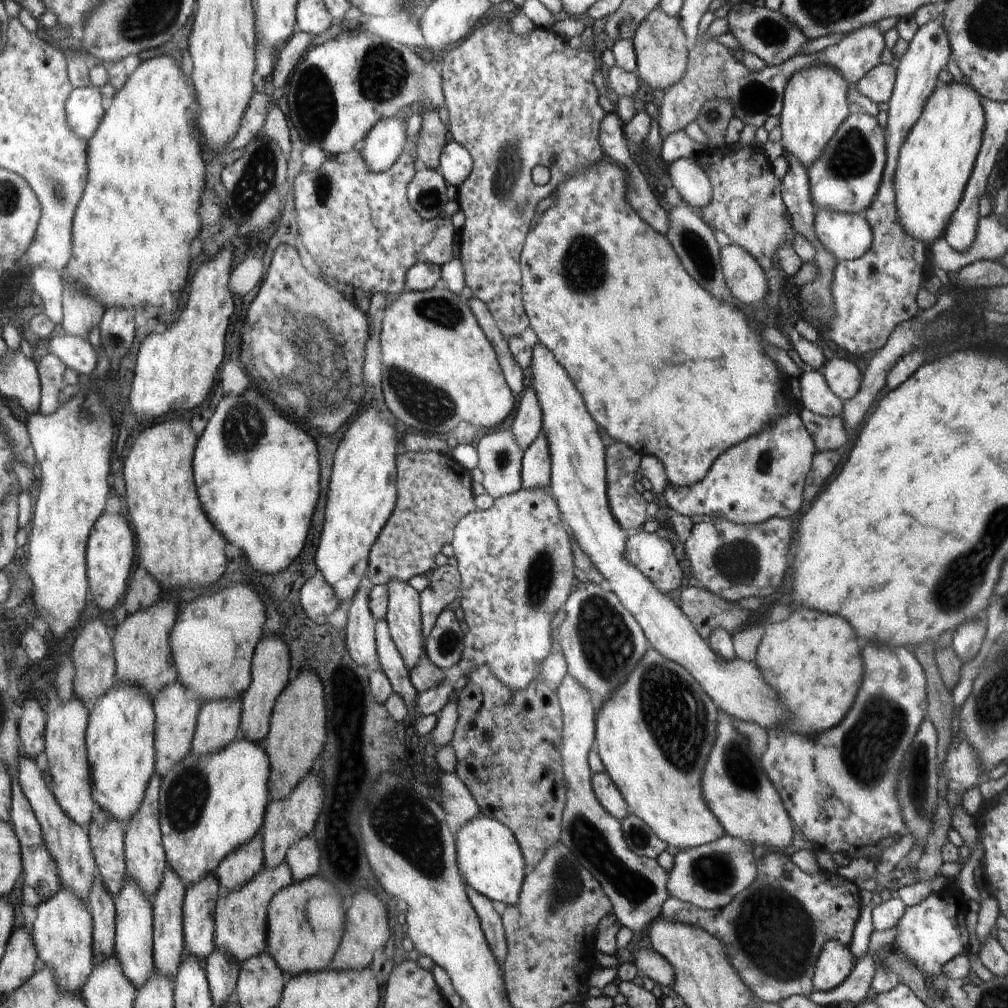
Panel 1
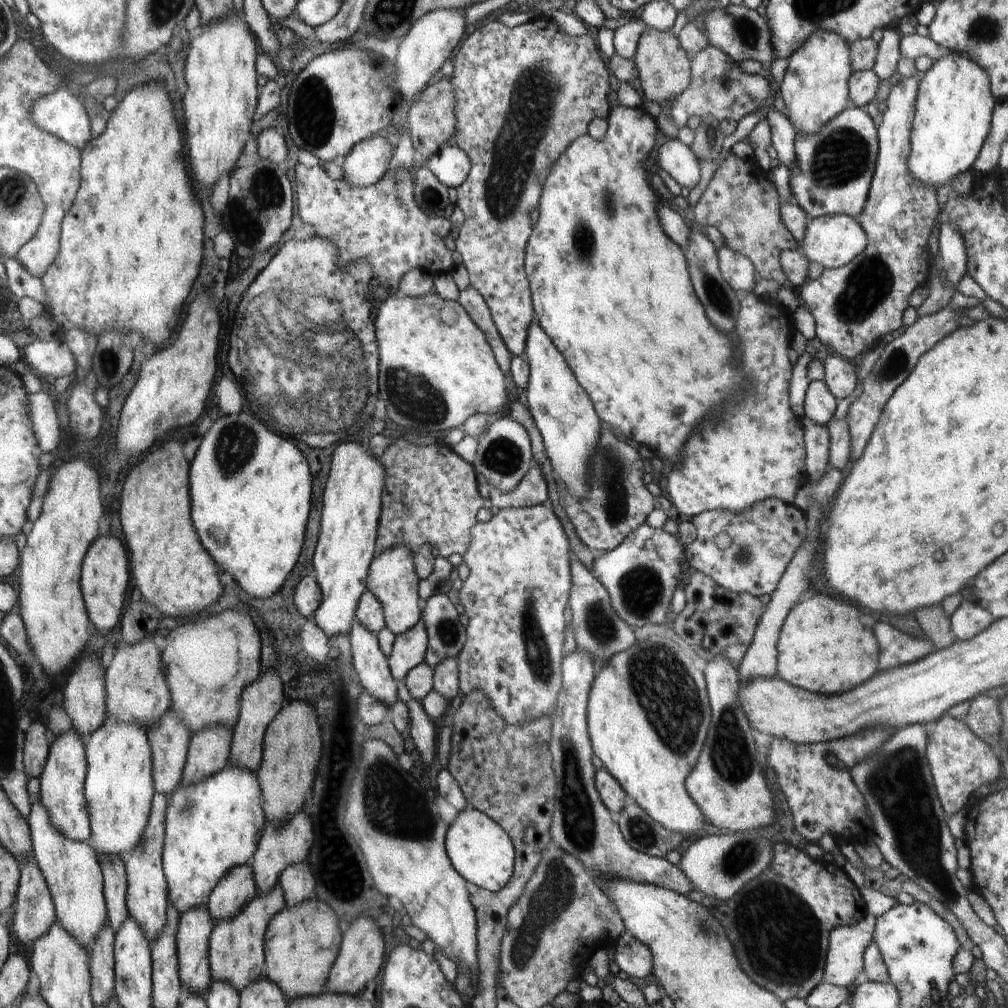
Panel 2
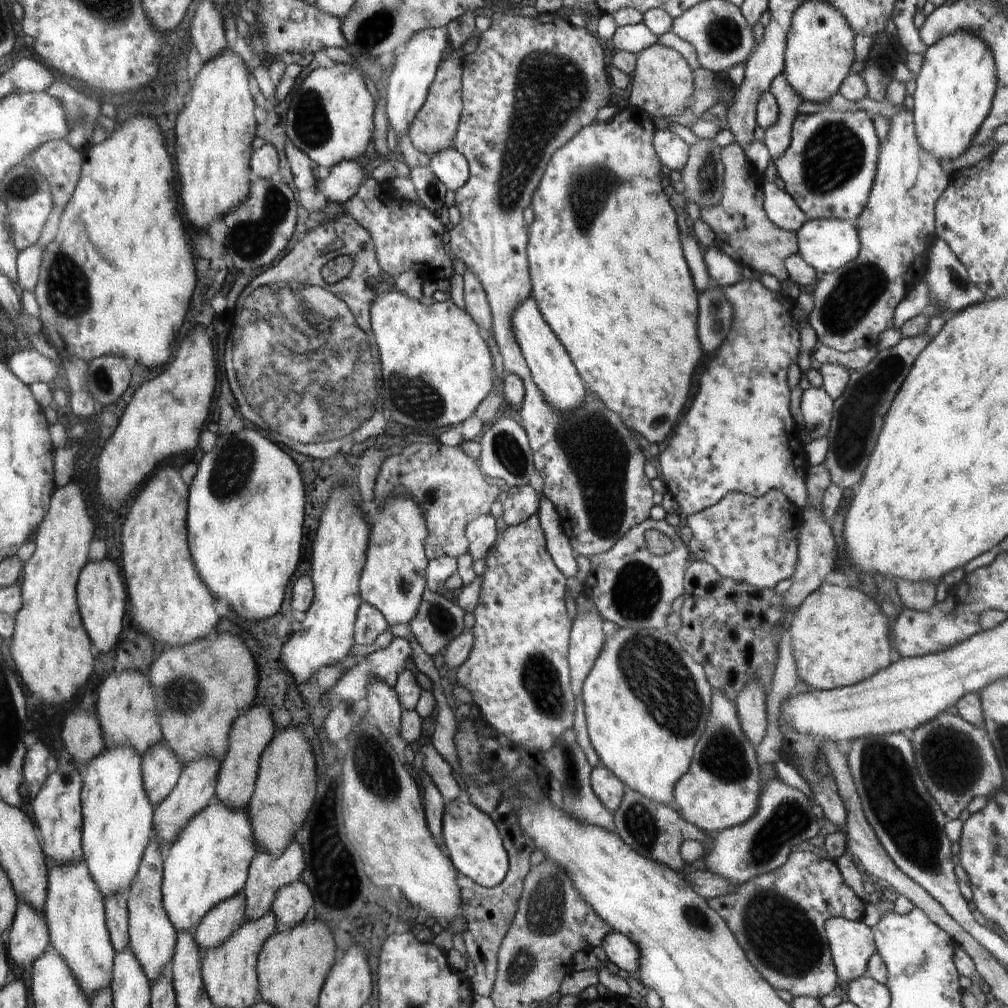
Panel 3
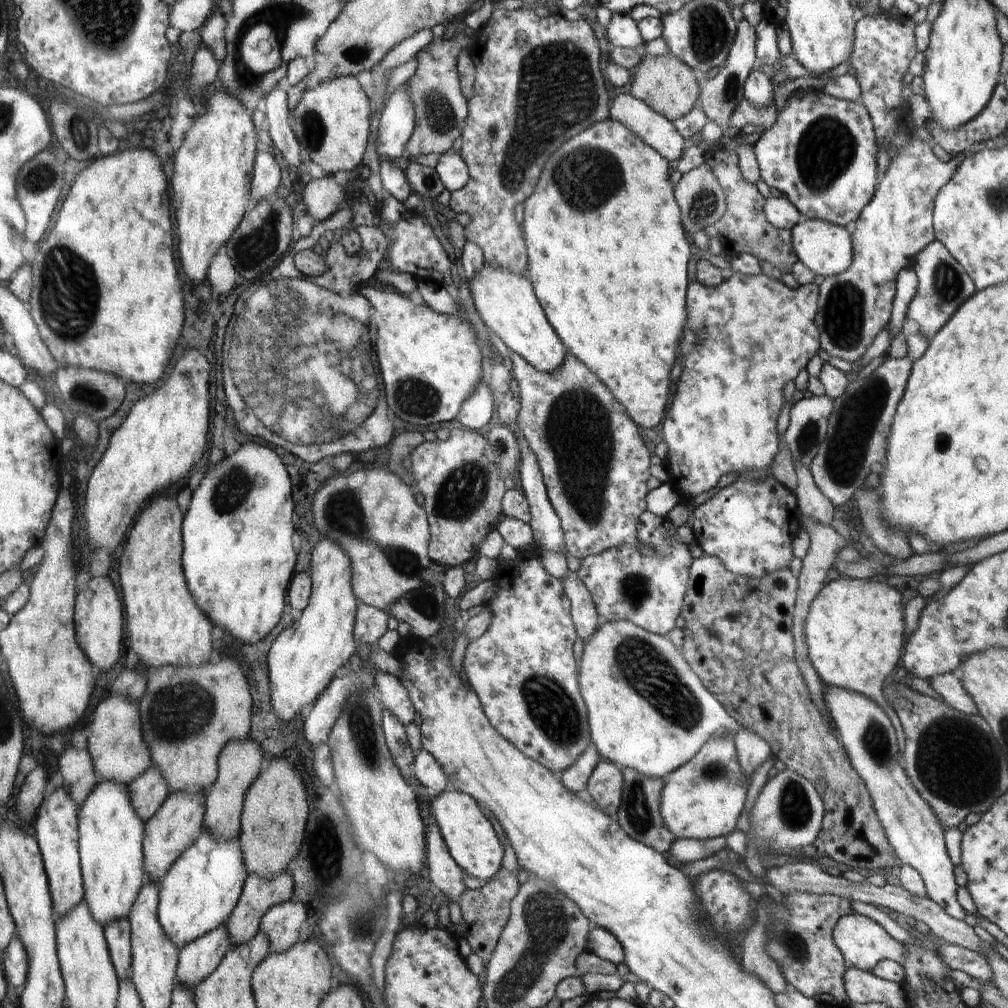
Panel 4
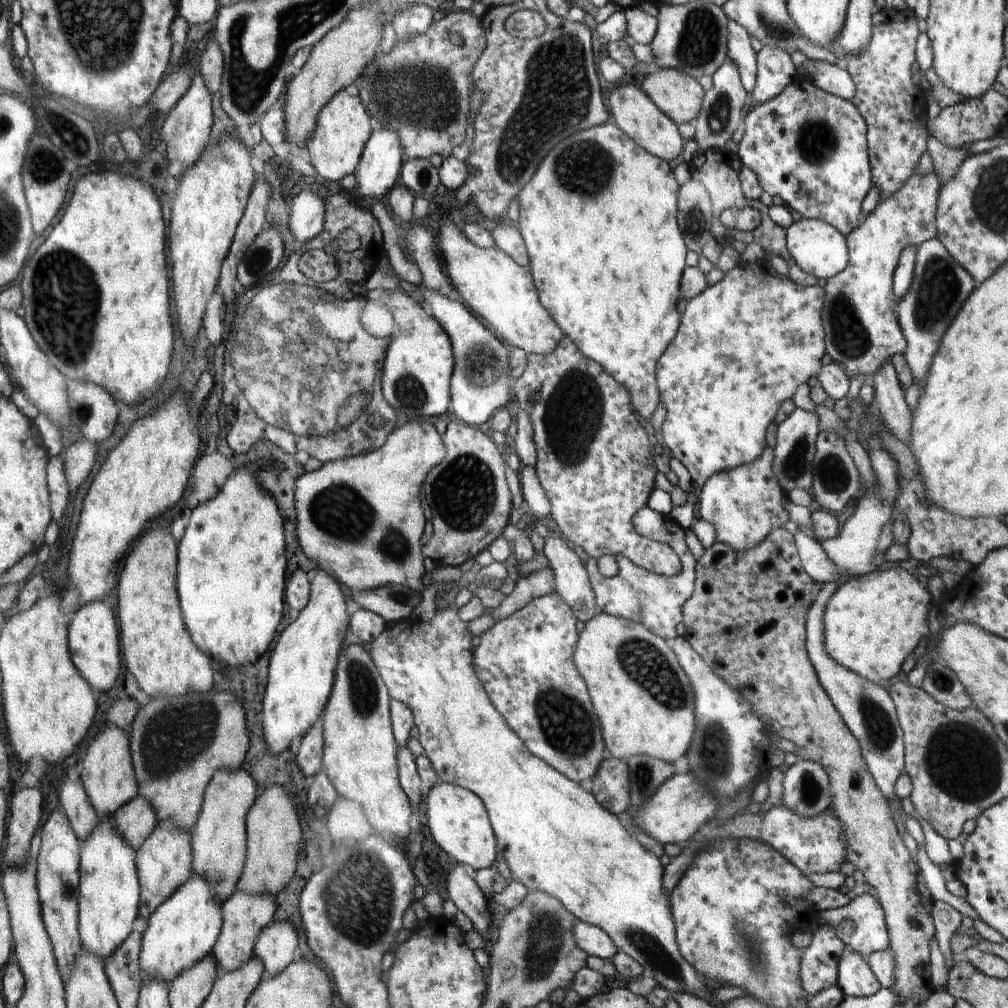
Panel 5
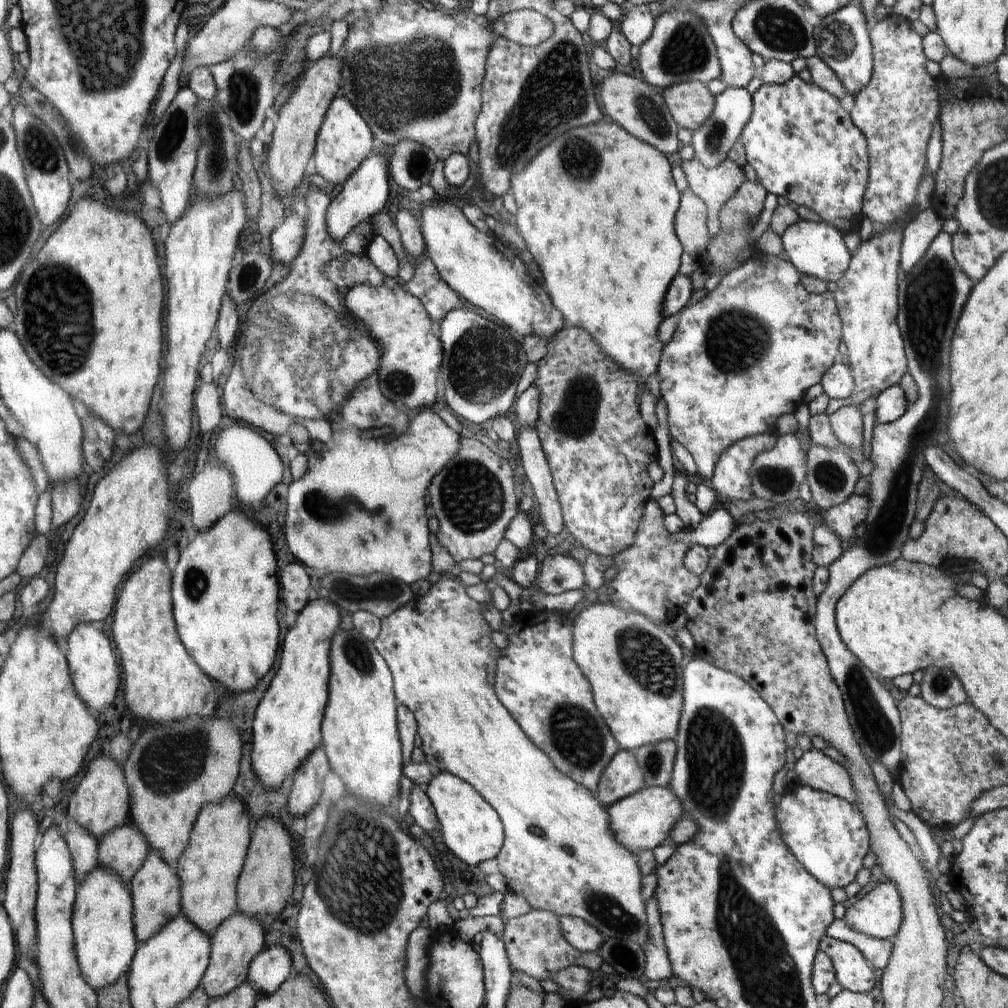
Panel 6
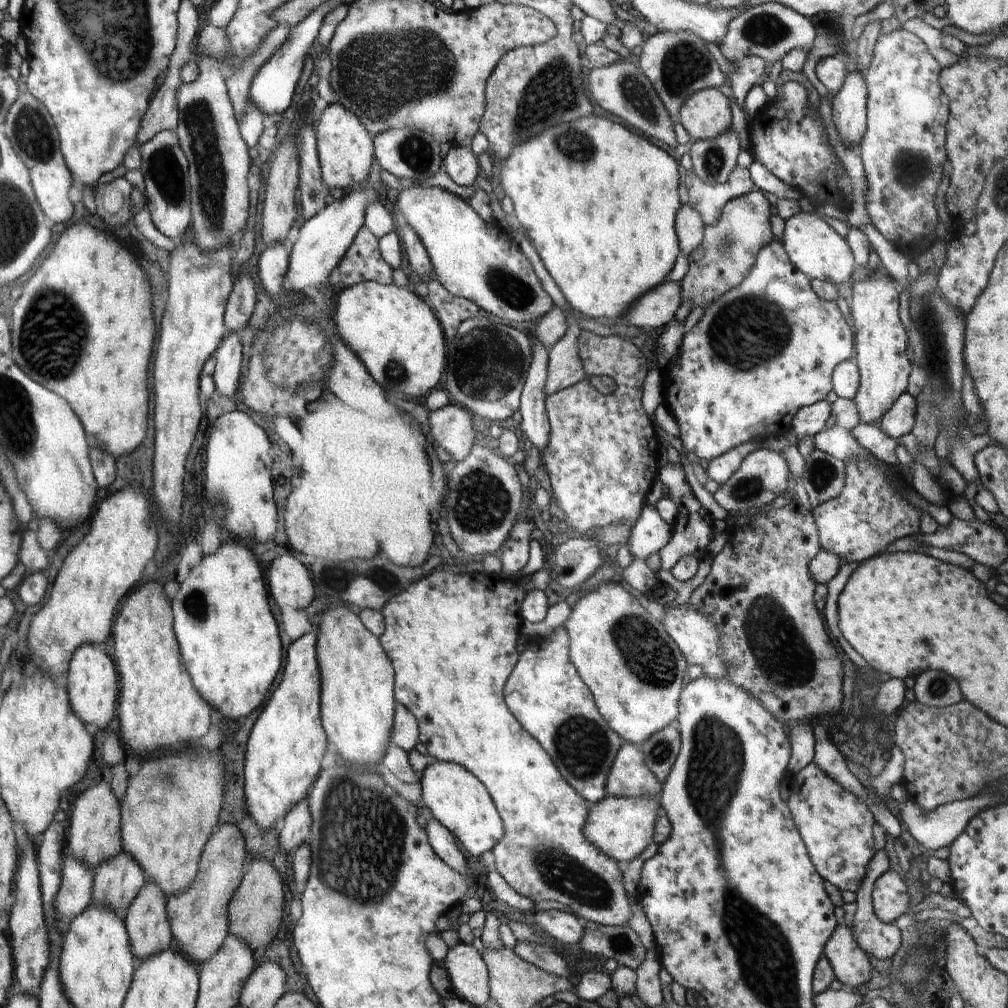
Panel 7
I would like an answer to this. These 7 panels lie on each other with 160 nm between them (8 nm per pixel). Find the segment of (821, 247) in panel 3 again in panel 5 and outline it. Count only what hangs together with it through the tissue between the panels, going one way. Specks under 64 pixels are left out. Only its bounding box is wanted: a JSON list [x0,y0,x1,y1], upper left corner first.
[785,218,849,279]

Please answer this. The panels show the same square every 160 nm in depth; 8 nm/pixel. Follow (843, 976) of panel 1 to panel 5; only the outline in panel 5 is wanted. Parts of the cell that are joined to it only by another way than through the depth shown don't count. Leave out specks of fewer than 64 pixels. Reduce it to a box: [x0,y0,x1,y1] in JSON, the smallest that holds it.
[818,893,890,959]

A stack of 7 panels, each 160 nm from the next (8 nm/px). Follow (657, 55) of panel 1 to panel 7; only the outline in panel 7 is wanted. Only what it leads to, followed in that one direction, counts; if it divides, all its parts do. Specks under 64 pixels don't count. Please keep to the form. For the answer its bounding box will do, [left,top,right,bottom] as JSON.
[678,88,731,140]

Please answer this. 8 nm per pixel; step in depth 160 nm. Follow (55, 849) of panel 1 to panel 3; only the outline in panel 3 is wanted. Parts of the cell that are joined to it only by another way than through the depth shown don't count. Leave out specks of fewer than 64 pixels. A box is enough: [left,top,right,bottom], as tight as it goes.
[43,860,116,998]

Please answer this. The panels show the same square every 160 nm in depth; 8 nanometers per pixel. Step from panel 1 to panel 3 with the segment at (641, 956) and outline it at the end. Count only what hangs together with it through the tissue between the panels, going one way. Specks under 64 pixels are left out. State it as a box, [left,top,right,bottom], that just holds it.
[601,931,639,974]

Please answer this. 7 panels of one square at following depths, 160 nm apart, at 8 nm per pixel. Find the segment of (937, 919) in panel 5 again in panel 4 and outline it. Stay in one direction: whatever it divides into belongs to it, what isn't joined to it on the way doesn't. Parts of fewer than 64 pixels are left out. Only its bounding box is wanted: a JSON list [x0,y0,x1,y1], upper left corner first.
[824,686,968,921]

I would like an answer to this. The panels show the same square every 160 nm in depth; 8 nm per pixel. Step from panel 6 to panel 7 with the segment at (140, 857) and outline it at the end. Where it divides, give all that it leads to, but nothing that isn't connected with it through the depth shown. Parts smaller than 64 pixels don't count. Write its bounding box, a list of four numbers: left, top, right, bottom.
[93,852,148,917]

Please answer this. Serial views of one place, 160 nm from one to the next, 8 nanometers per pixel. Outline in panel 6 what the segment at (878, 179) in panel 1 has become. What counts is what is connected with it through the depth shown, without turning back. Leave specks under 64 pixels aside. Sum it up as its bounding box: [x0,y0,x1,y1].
[739,74,869,234]

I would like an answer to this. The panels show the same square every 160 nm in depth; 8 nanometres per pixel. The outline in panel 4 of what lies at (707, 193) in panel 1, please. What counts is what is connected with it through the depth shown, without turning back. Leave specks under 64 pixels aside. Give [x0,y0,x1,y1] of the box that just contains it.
[609,94,685,161]

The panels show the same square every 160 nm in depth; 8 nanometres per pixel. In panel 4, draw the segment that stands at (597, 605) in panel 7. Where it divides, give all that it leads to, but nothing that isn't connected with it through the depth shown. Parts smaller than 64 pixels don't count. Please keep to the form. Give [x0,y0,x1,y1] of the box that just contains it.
[578,620,743,780]

